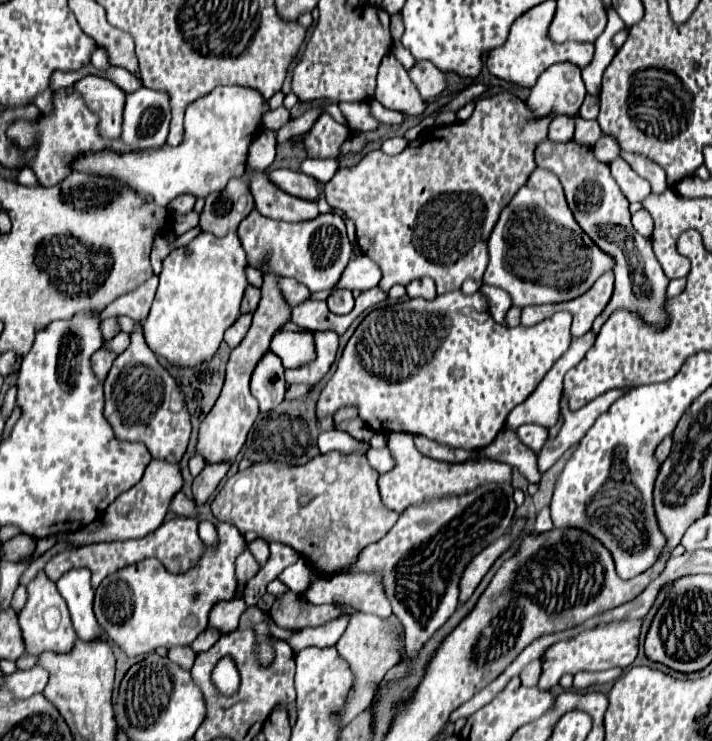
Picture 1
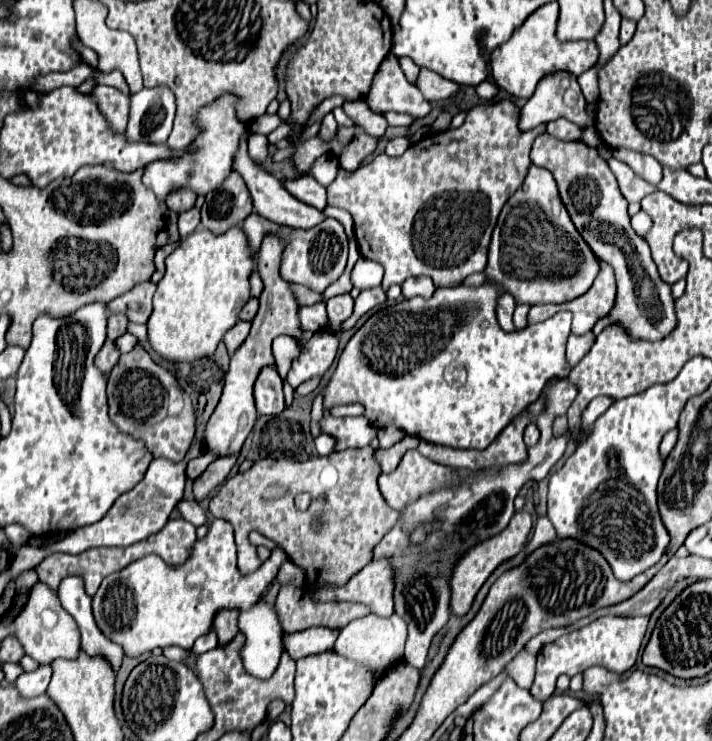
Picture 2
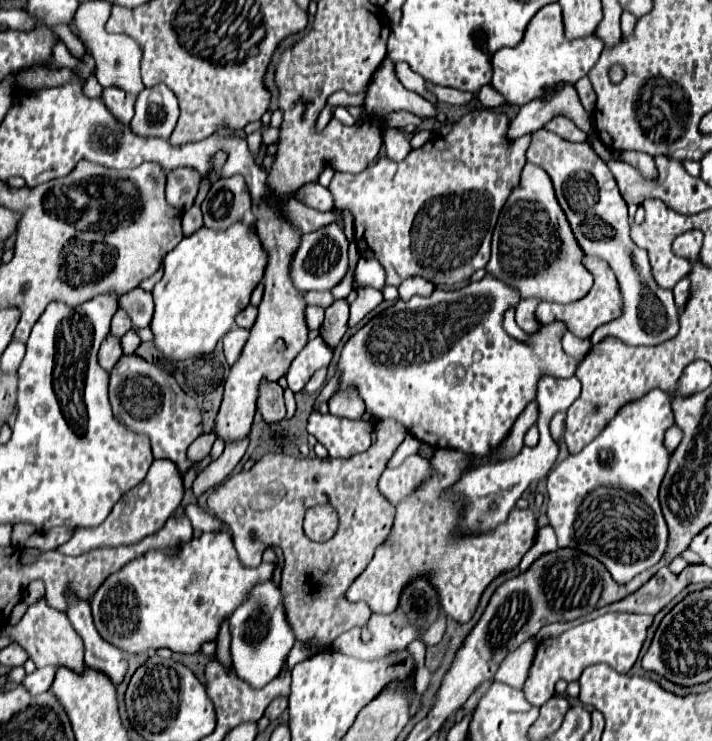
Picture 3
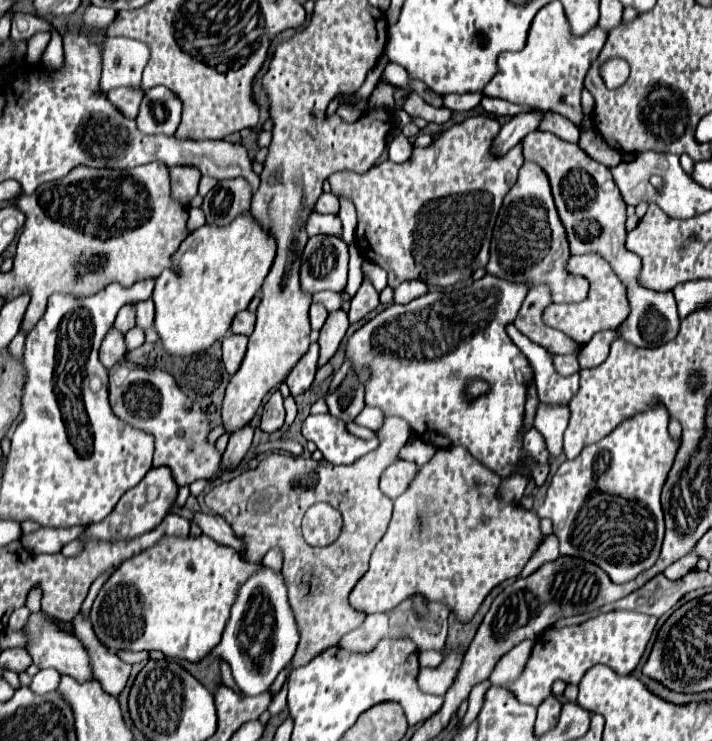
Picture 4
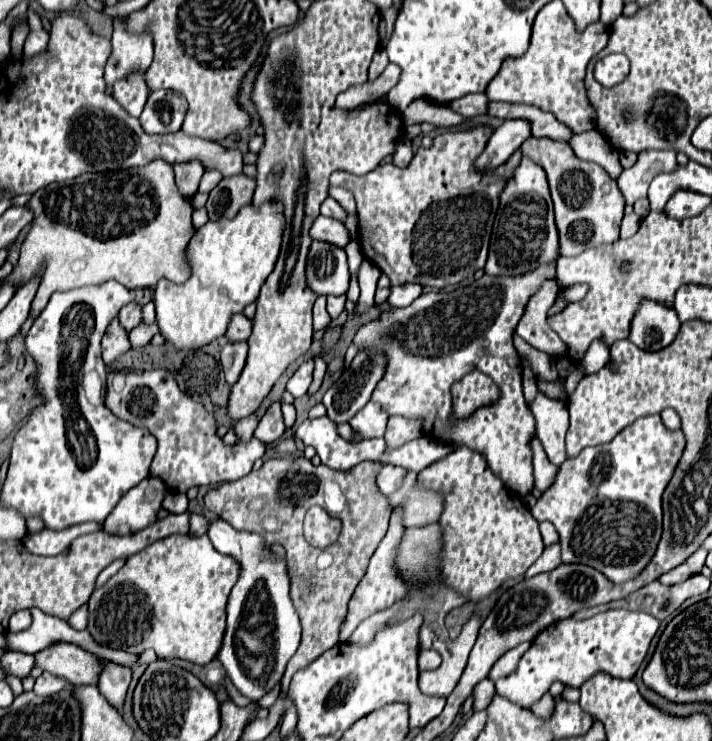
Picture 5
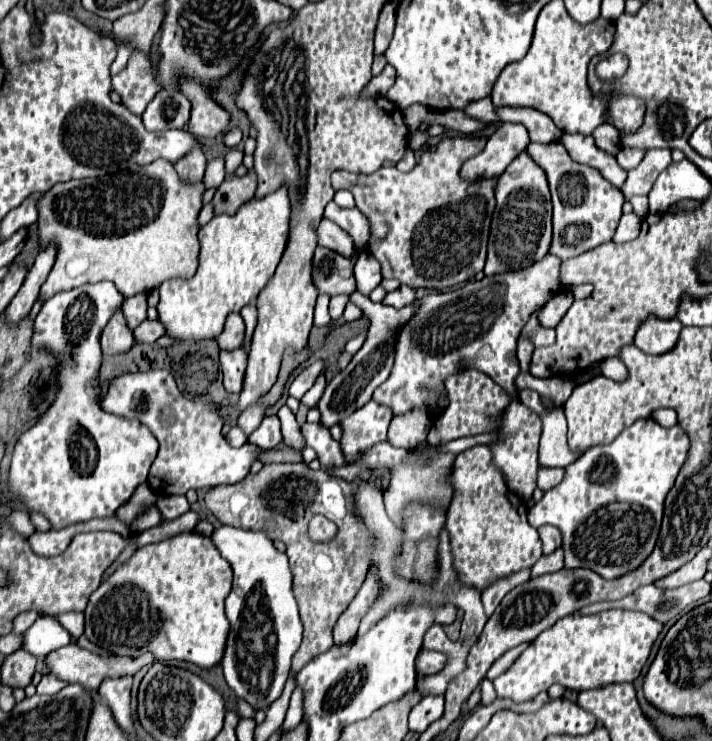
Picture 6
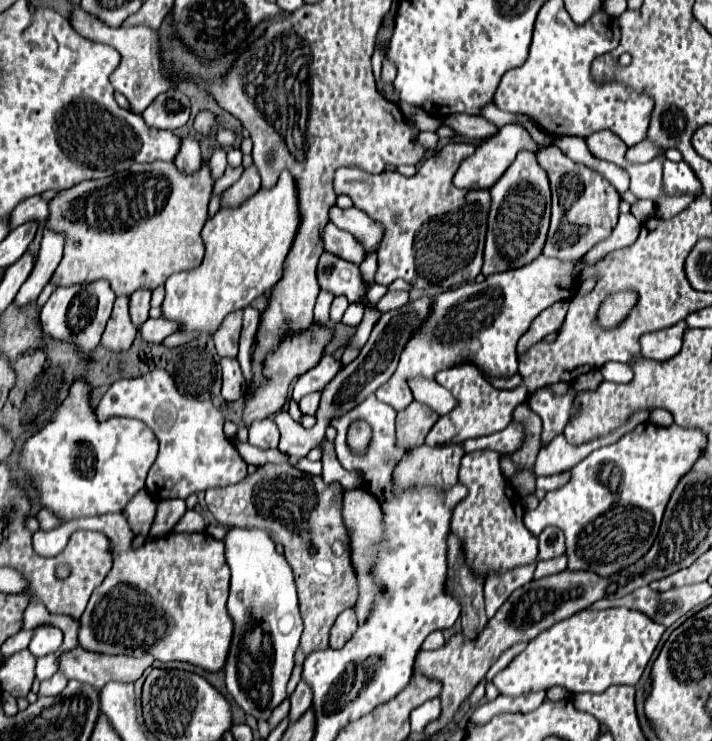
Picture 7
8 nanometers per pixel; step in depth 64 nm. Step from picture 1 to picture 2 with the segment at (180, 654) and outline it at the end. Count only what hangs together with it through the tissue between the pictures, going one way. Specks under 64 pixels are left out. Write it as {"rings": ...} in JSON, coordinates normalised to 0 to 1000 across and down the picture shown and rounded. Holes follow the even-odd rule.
{"rings":[[[240,872],[229,876],[229,884],[237,891],[244,891],[250,893],[258,893],[264,887],[267,879],[258,877],[256,874]]]}

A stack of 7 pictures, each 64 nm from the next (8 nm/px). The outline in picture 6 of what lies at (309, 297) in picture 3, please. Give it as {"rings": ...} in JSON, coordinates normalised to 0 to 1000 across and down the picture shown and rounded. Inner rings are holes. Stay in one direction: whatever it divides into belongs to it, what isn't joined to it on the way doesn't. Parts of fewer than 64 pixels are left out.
{"rings":[[[469,399],[463,405],[463,424],[466,424],[466,432],[475,432],[483,421],[483,413],[489,410],[489,399]]]}

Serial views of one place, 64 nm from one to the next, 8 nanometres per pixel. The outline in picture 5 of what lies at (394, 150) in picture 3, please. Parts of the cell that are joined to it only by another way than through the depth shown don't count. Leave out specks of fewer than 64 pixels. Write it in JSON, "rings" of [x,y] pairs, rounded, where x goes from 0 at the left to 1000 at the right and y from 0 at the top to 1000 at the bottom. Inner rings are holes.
{"rings":[[[562,189],[559,197],[556,197],[556,205],[553,205],[551,219],[553,219],[553,224],[559,224],[559,227],[570,227],[570,224],[576,221],[579,211],[581,211],[581,205],[579,205],[576,189]]]}

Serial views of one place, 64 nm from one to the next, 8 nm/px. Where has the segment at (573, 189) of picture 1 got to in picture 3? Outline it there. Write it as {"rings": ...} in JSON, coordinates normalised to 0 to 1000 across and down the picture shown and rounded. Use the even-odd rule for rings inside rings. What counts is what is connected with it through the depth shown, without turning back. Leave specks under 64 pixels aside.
{"rings":[[[778,157],[764,173],[747,178],[739,213],[770,232],[812,332],[822,344],[840,345],[857,356],[876,402],[874,426],[843,440],[831,451],[831,470],[854,453],[879,453],[879,464],[888,467],[921,467],[947,456],[952,448],[952,418],[944,391],[933,391],[916,378],[907,340],[888,329],[882,278],[860,243],[860,232],[837,208],[831,208],[831,200],[823,194],[823,181],[798,157]]]}

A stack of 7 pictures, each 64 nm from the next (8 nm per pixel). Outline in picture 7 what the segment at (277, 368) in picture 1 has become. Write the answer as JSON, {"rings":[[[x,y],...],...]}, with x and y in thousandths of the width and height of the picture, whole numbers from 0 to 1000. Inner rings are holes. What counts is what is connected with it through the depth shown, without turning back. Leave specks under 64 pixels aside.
{"rings":[[[360,567],[351,572],[351,588],[348,596],[354,602],[365,602],[365,605],[388,605],[390,602],[390,591],[393,586],[388,583],[388,572],[385,567]]]}

